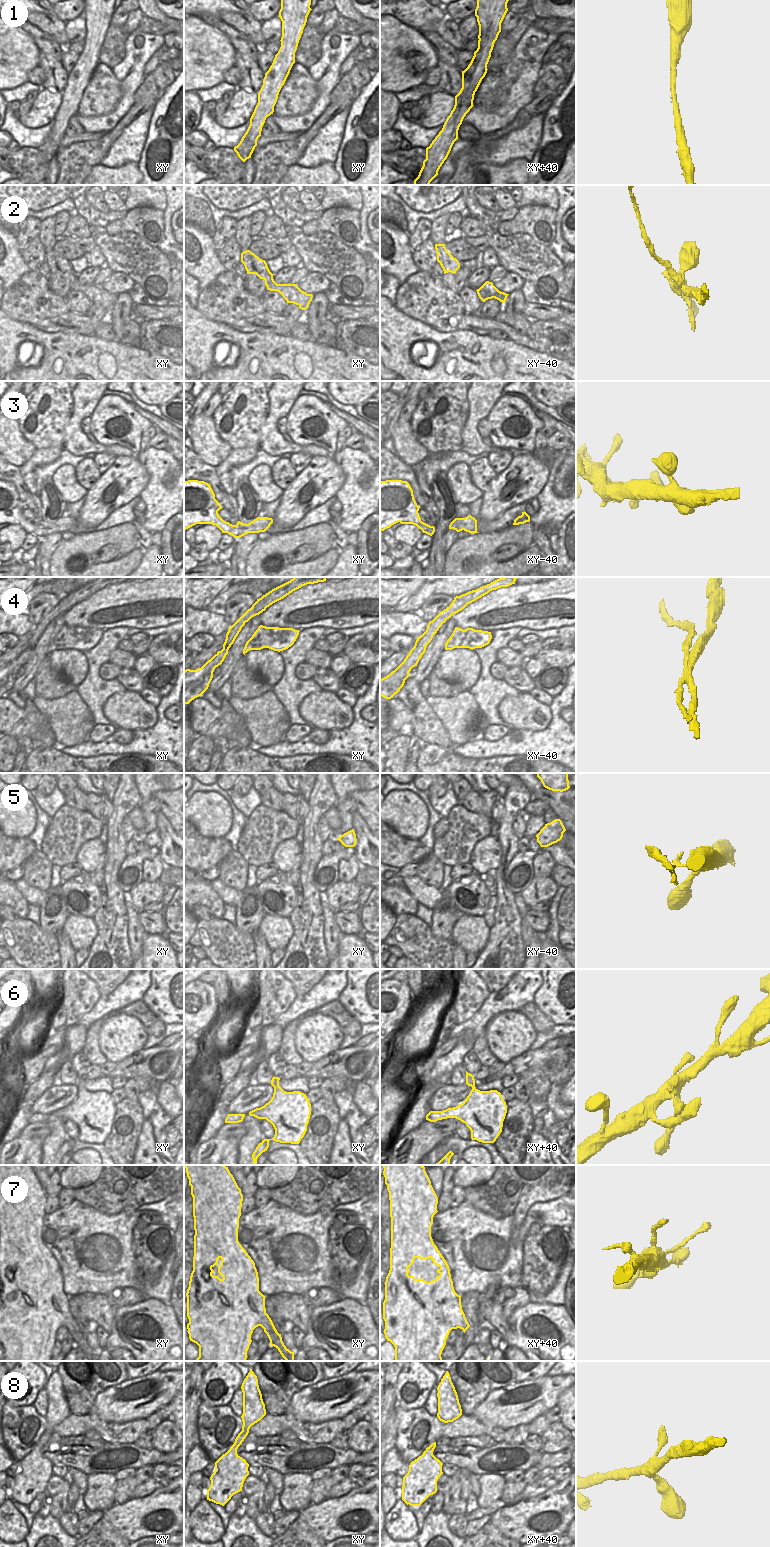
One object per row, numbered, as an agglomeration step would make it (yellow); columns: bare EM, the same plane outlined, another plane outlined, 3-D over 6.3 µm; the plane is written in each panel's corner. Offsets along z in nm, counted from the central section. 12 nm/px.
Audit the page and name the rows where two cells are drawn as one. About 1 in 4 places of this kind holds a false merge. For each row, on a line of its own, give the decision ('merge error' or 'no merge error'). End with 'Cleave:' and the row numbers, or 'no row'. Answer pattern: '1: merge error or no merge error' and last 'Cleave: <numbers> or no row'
1: no merge error
2: merge error
3: no merge error
4: merge error
5: no merge error
6: no merge error
7: no merge error
8: no merge error
Cleave: 2, 4

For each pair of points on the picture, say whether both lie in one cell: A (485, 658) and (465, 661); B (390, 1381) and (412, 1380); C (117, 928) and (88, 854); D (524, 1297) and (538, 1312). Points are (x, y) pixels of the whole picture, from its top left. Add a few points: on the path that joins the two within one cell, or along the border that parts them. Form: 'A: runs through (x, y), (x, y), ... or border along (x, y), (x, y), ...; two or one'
A: border along (472, 650), (480, 661), (480, 674), (476, 682); two
B: border along (400, 1371), (395, 1389), (396, 1405); two
C: border along (105, 845), (105, 862), (102, 868); two
D: border along (529, 1301), (517, 1307), (510, 1316); two

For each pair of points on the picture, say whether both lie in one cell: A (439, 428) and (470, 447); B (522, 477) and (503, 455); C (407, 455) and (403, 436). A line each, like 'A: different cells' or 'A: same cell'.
A: different cells
B: different cells
C: same cell

